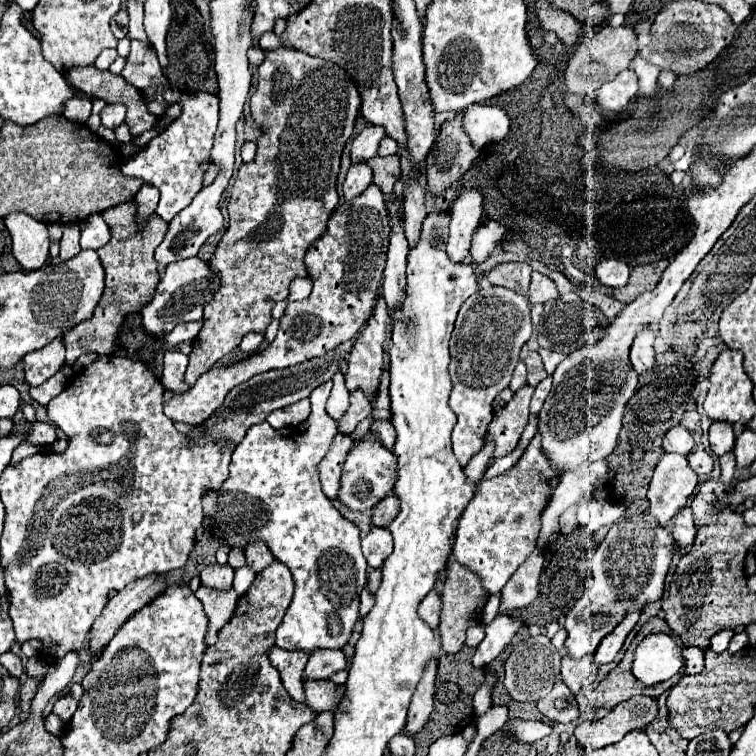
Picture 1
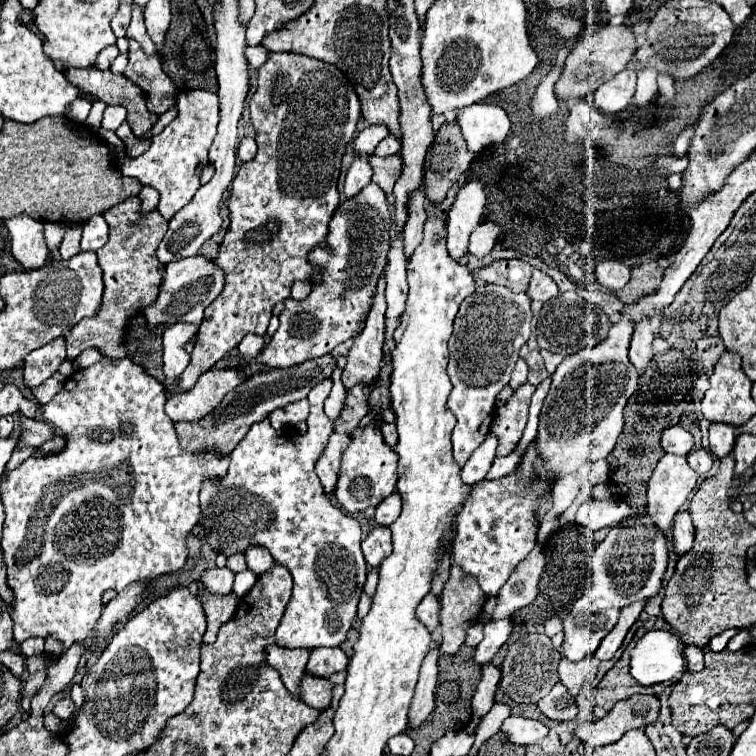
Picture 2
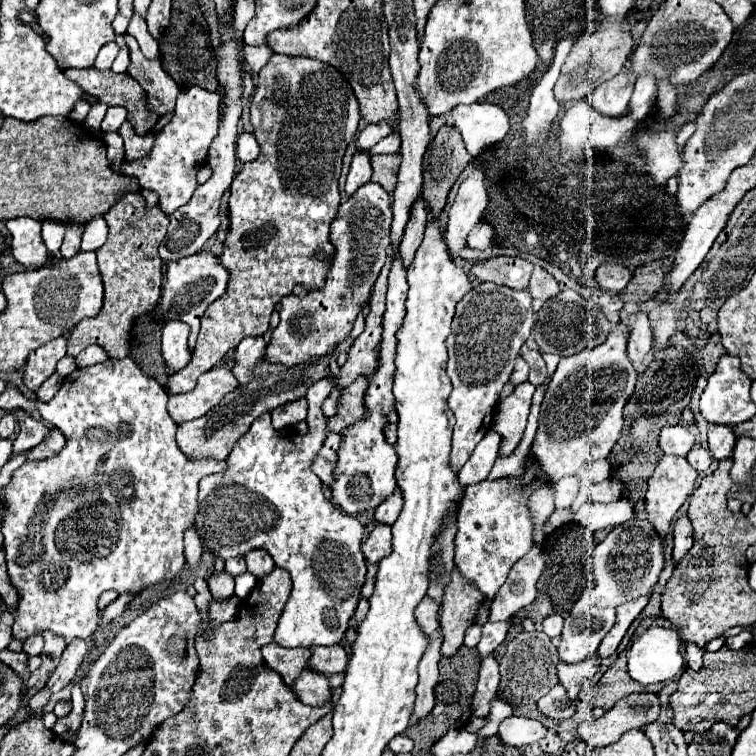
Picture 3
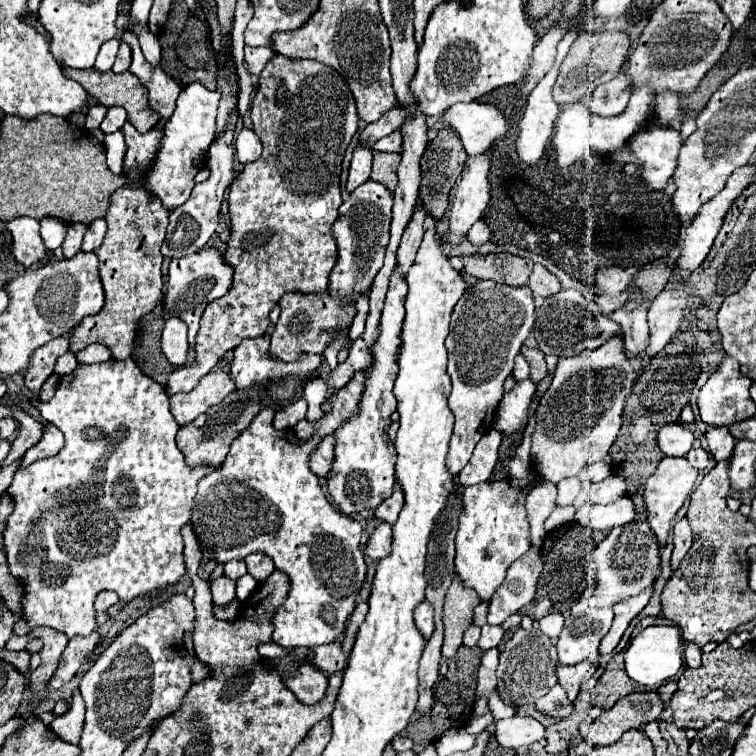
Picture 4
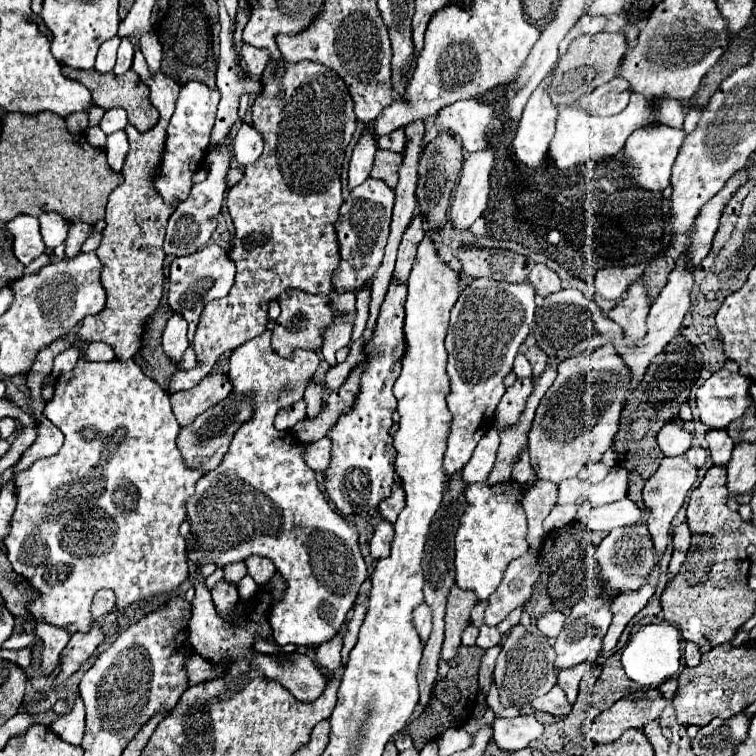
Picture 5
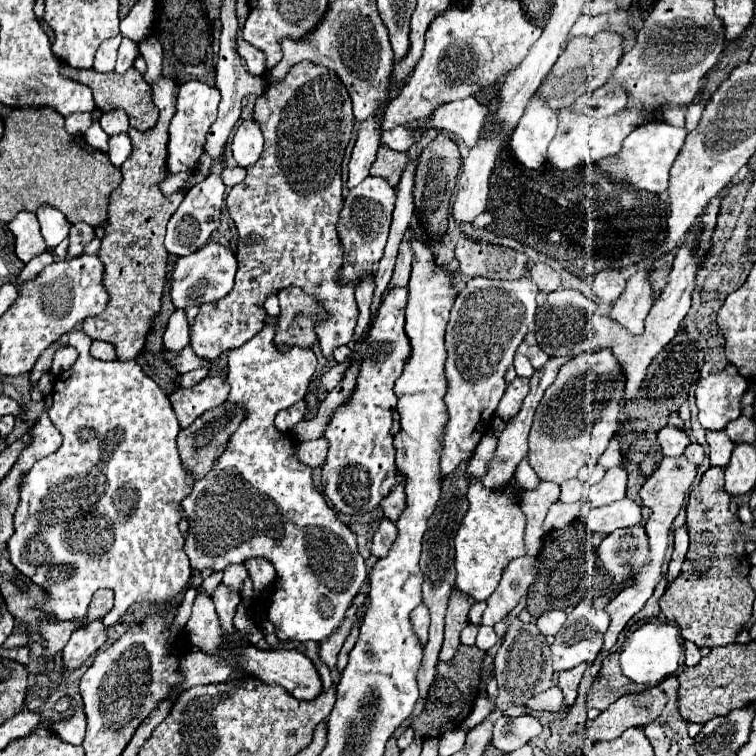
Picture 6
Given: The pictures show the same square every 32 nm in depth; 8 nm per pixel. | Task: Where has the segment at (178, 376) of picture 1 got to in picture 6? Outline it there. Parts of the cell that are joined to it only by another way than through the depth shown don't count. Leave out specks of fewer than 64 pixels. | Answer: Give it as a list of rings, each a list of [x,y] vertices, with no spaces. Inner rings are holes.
[[[176,310],[170,320],[168,326],[164,330],[164,350],[178,354],[180,350],[184,350],[188,346],[190,338],[188,338],[188,322],[186,316],[182,314],[182,310]]]

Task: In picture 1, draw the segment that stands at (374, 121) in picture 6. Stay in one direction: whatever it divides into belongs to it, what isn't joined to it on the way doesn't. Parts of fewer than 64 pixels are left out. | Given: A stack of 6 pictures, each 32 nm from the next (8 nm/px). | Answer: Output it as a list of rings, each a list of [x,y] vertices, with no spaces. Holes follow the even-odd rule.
[[[368,164],[350,166],[348,176],[344,180],[344,200],[350,202],[358,194],[362,194],[370,186],[370,182],[372,182],[372,170]]]

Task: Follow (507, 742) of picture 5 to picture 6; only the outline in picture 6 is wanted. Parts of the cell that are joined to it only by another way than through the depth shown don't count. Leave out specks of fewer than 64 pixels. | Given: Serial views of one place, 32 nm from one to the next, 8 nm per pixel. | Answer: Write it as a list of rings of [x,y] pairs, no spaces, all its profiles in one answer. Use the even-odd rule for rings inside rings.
[[[502,716],[500,720],[494,722],[492,746],[496,746],[500,752],[510,752],[528,744],[540,732],[542,724],[534,716],[518,716],[518,718]]]

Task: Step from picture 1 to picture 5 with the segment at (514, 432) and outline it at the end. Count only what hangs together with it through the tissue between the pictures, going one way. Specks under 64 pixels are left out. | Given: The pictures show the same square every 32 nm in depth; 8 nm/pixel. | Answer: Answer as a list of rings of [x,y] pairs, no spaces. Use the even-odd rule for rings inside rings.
[[[532,378],[516,380],[514,386],[506,390],[506,394],[502,396],[496,408],[496,428],[506,430],[510,426],[516,426],[526,408],[526,400],[530,394],[532,394]]]

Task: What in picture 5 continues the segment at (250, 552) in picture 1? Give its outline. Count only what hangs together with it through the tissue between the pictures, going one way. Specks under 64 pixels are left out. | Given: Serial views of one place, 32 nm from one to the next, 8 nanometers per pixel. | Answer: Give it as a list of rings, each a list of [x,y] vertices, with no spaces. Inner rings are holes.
[[[248,556],[244,562],[248,568],[248,574],[256,580],[258,588],[262,588],[264,582],[268,582],[270,576],[274,576],[274,572],[276,572],[270,558],[264,558],[264,556]]]

